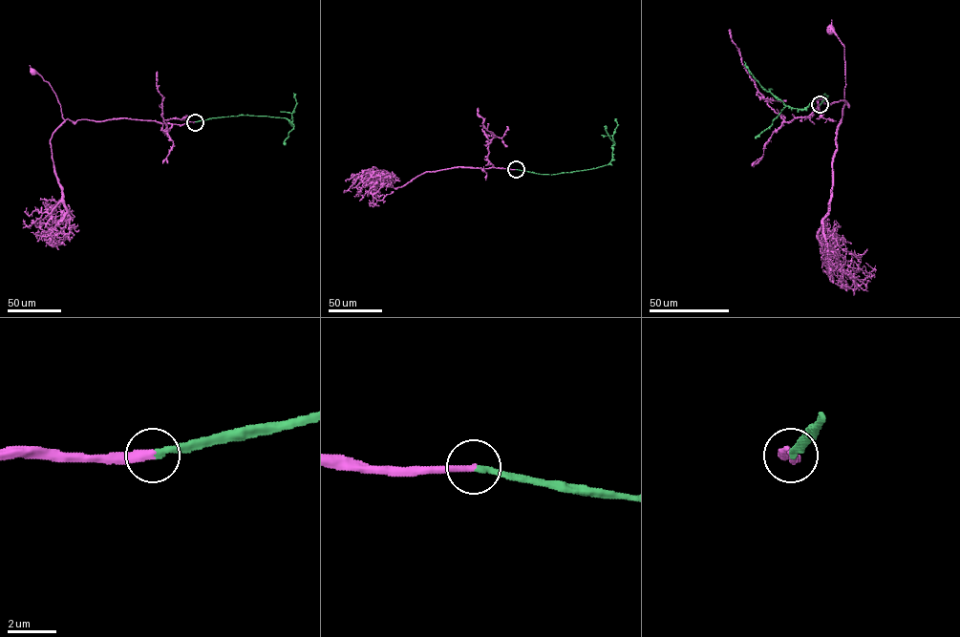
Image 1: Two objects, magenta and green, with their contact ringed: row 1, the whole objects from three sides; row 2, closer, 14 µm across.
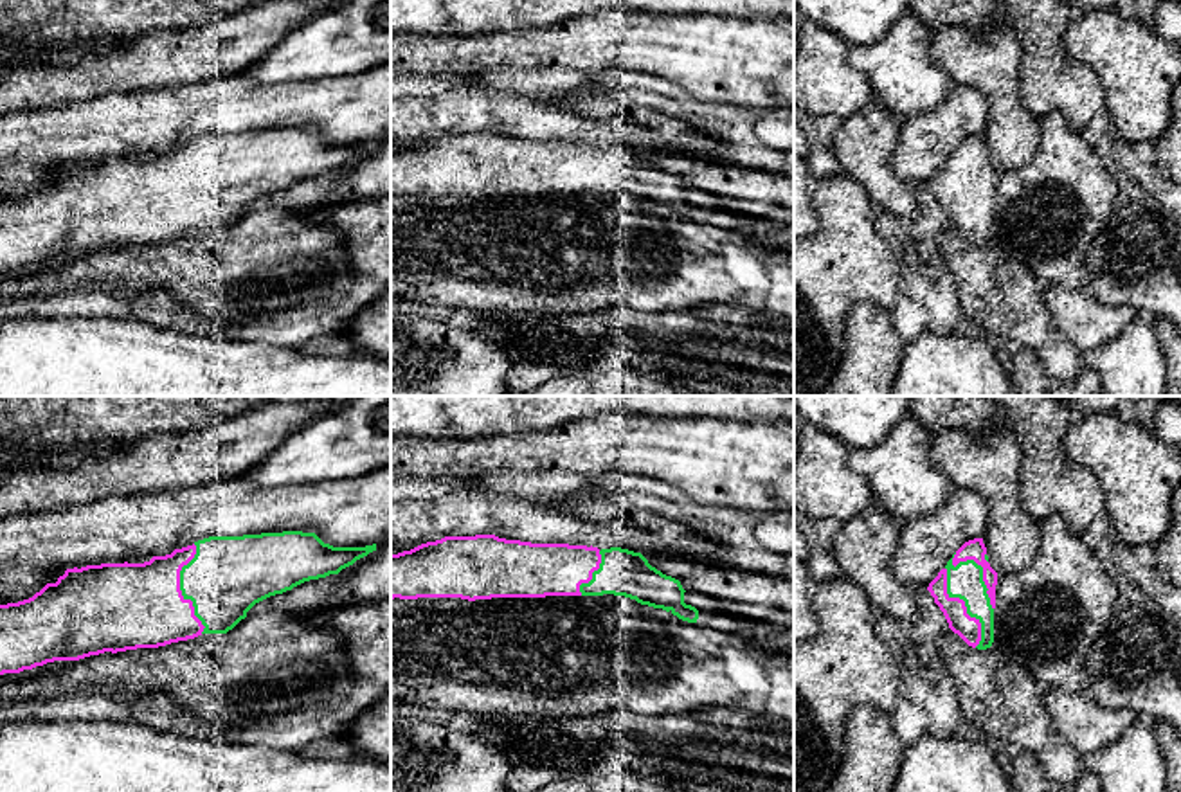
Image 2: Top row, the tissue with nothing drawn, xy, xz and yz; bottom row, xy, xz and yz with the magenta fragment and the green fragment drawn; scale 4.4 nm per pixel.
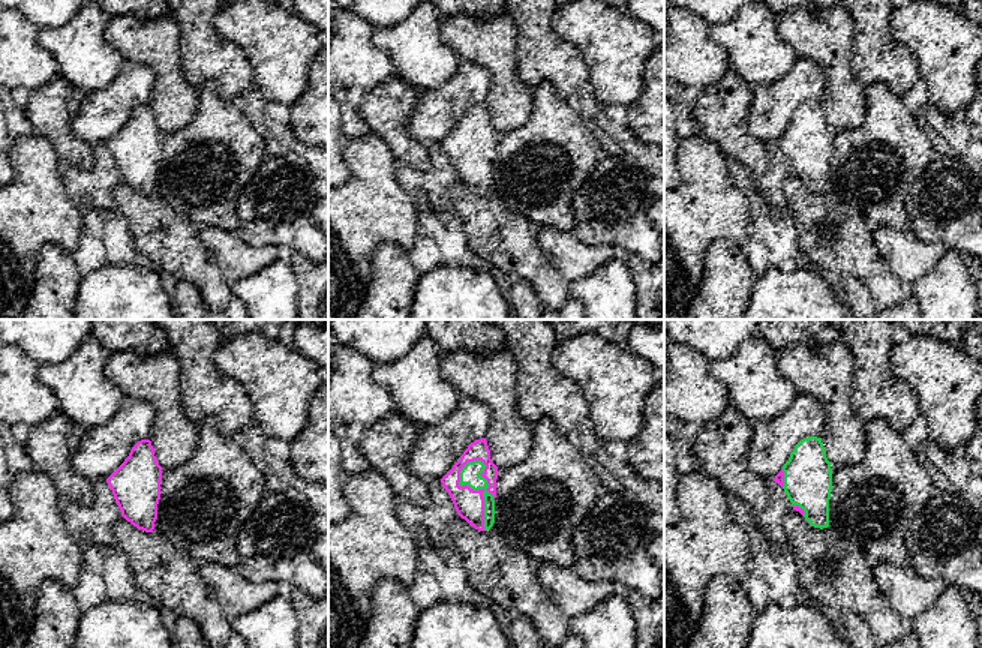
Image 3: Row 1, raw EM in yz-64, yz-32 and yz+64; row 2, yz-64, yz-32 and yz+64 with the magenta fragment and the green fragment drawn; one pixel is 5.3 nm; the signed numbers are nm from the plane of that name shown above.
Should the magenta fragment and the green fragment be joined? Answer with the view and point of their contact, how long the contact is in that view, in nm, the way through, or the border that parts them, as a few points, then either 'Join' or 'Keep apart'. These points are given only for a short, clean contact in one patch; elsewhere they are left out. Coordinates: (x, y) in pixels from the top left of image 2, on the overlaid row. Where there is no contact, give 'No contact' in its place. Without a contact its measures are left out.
Touches magenta at xy (179, 589). Shared border 400 nm. Join

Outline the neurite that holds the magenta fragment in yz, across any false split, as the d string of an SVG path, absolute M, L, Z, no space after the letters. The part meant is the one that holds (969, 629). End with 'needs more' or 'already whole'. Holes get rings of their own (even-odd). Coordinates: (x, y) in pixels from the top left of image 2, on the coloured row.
M983 538L965 542L929 583L927 590L949 628L969 646L987 650L994 643L997 572L990 567Z; needs more

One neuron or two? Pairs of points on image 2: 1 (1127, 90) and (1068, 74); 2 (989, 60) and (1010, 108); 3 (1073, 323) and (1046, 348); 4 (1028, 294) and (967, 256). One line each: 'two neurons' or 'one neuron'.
1: two neurons
2: one neuron
3: two neurons
4: one neuron

